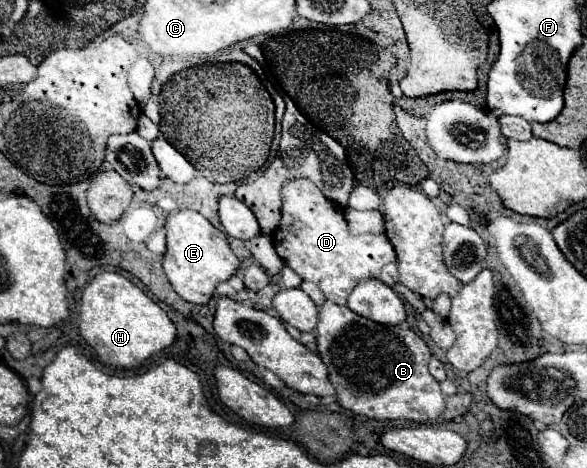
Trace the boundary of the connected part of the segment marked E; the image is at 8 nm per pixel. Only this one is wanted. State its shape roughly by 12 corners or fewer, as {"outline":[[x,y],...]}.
{"outline":[[202,214],[166,220],[164,272],[206,304],[238,268],[224,232]]}

